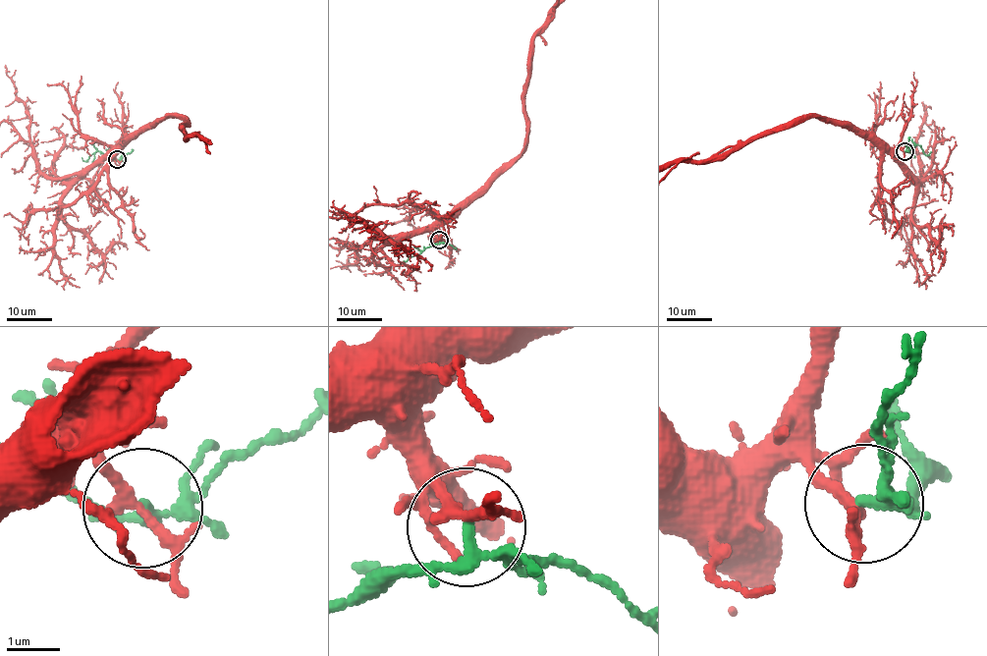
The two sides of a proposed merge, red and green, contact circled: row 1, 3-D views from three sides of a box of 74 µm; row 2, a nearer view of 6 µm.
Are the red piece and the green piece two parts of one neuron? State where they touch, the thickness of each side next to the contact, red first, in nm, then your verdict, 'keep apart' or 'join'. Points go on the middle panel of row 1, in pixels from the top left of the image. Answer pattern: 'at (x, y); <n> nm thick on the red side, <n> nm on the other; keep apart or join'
at (439, 240); 180 nm thick on the red side, 190 nm on the other; keep apart

